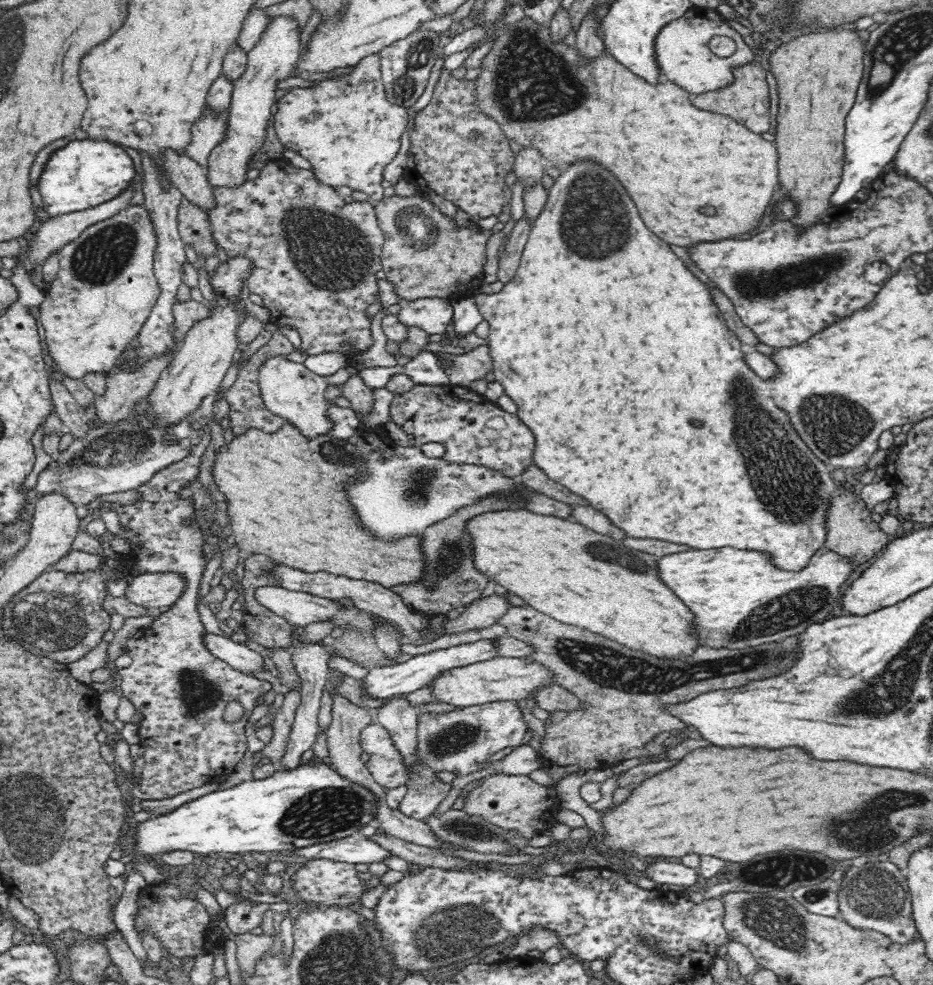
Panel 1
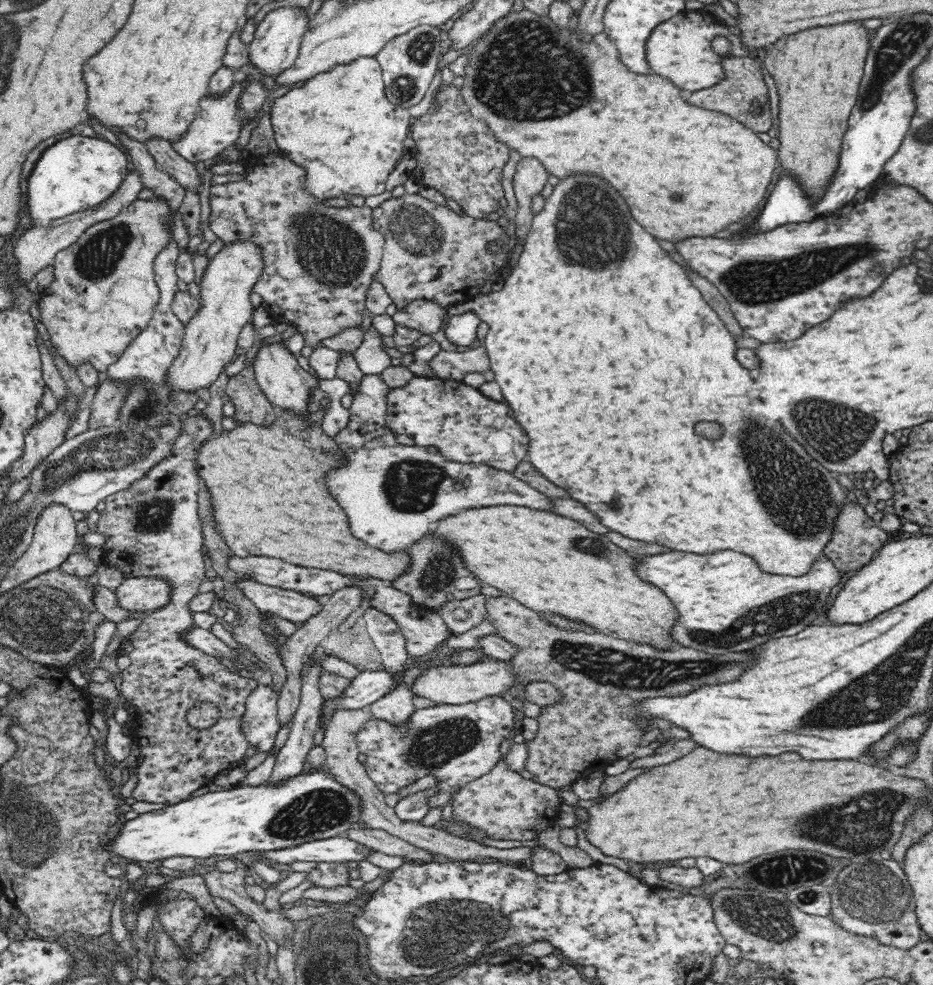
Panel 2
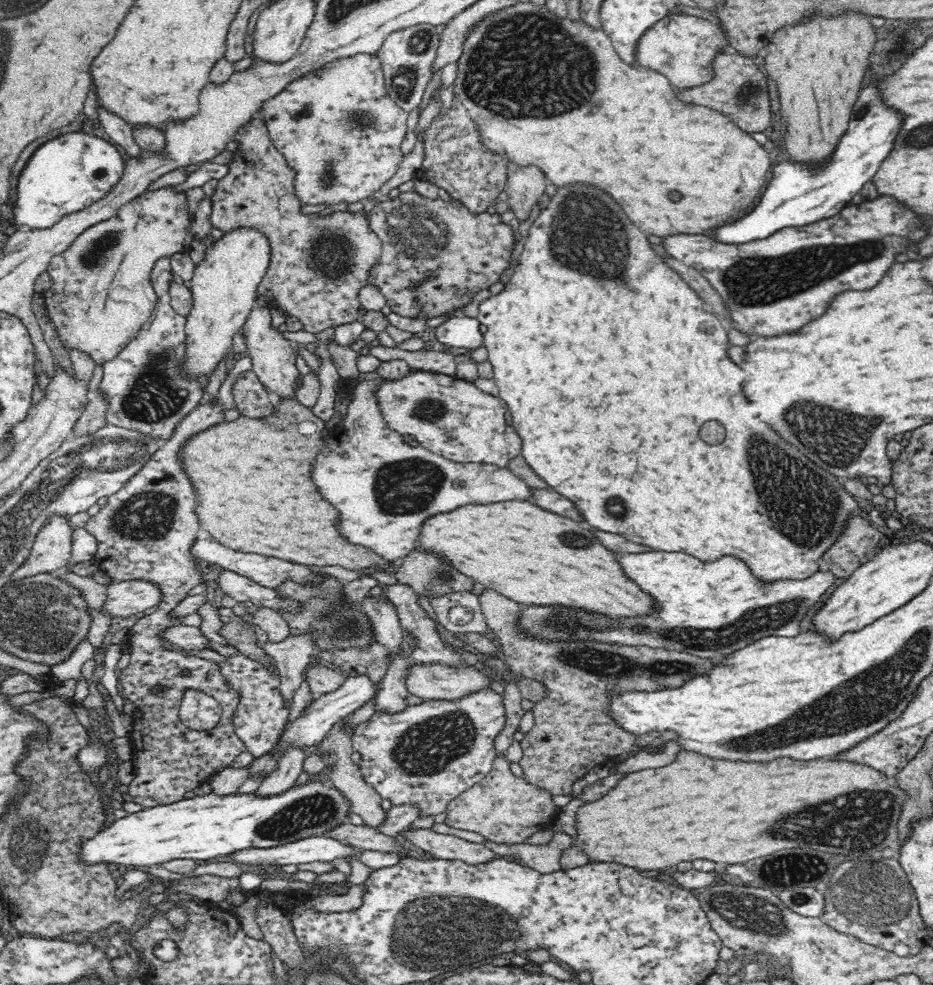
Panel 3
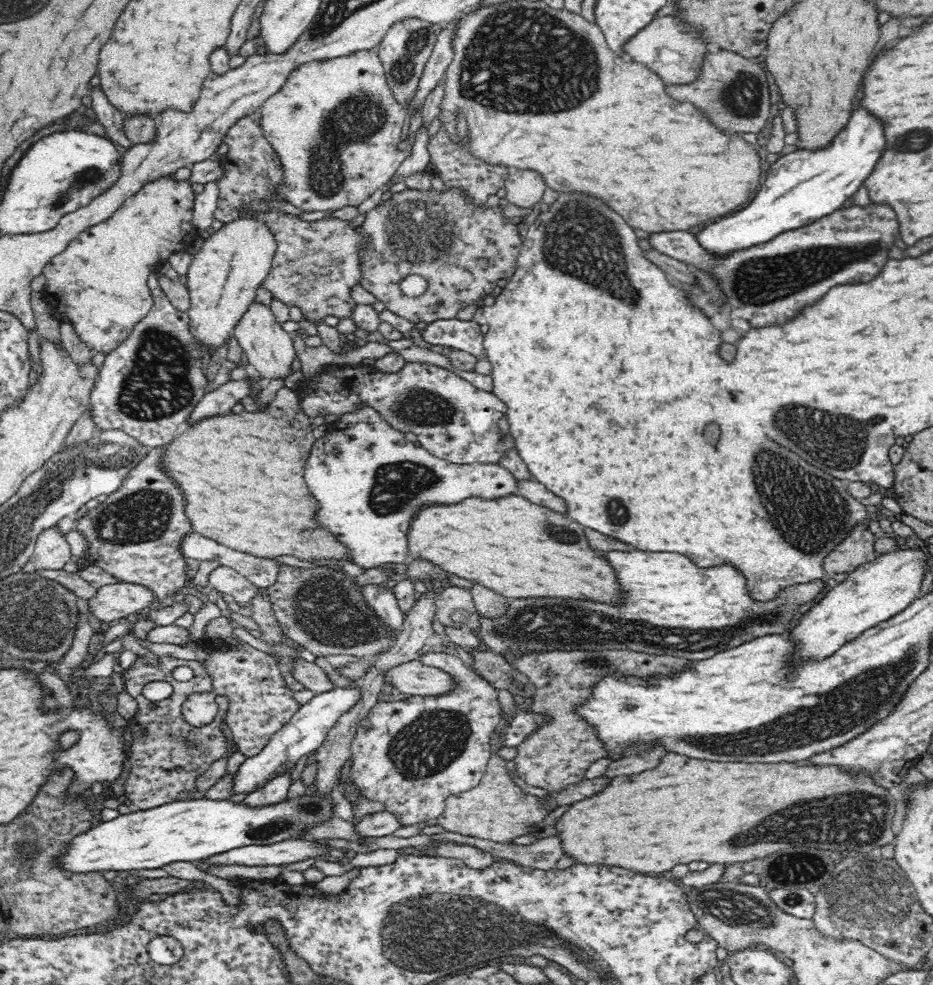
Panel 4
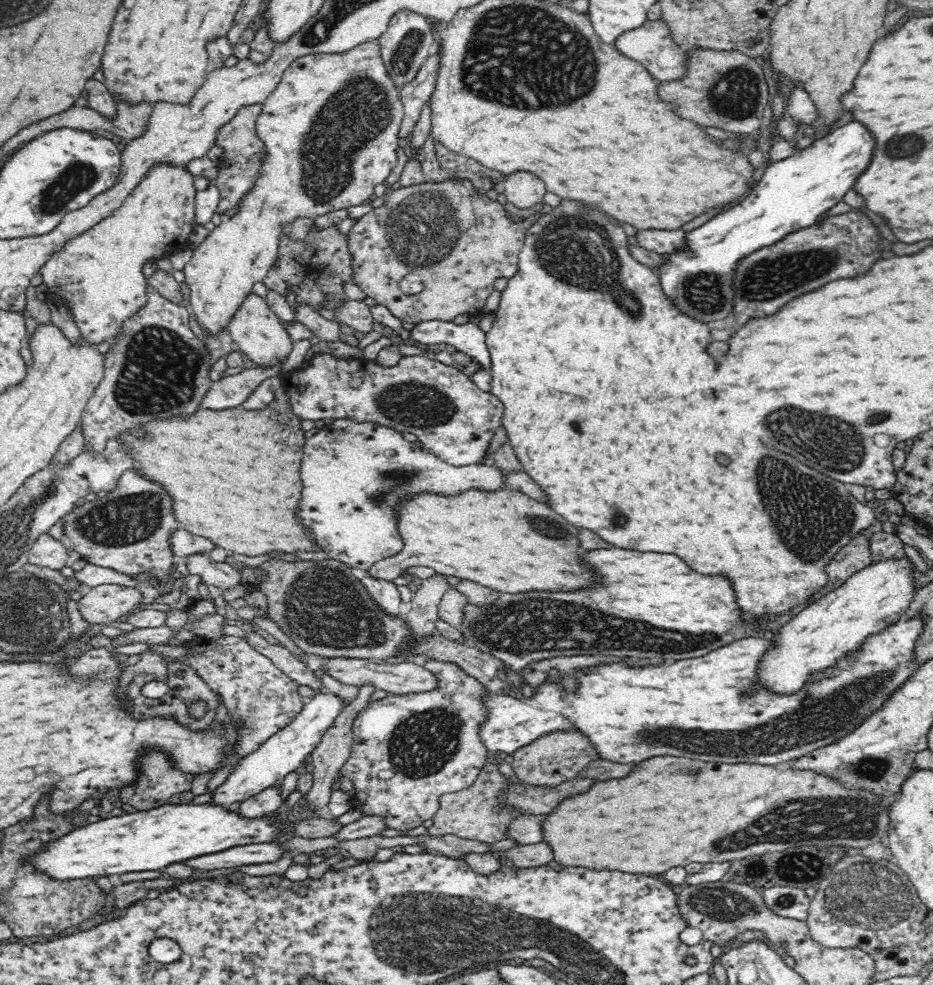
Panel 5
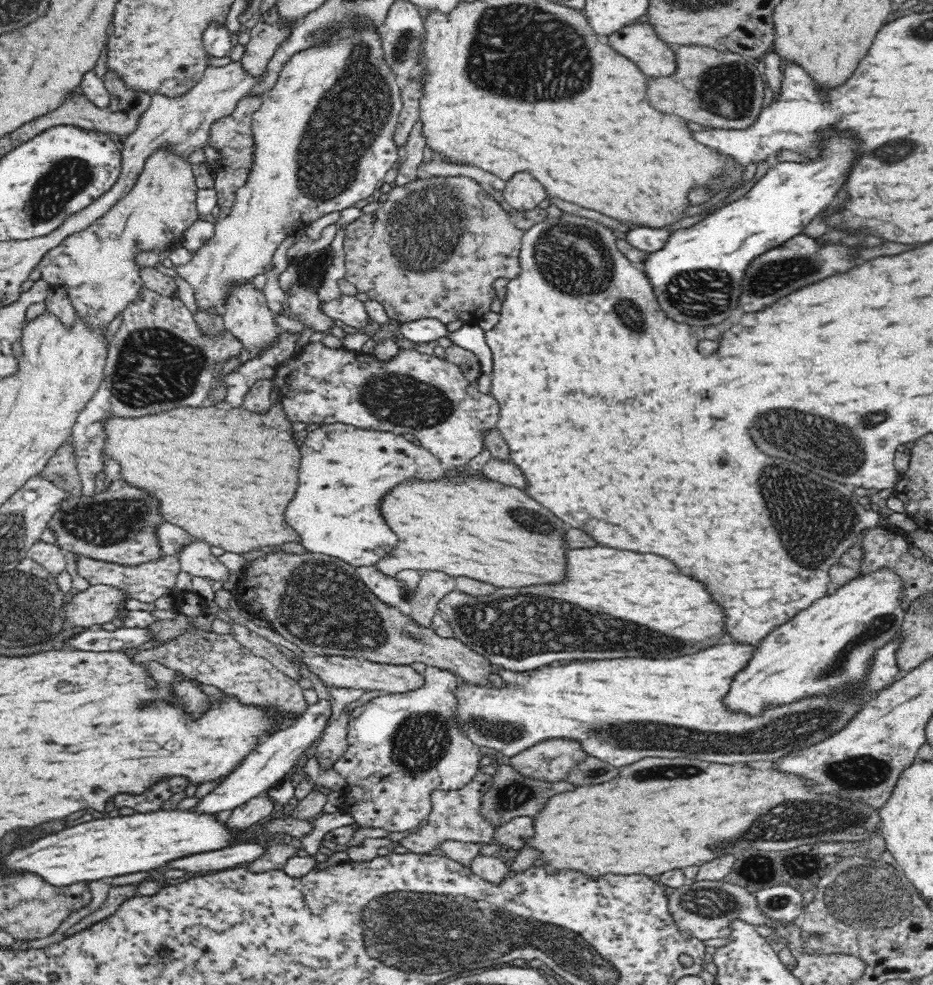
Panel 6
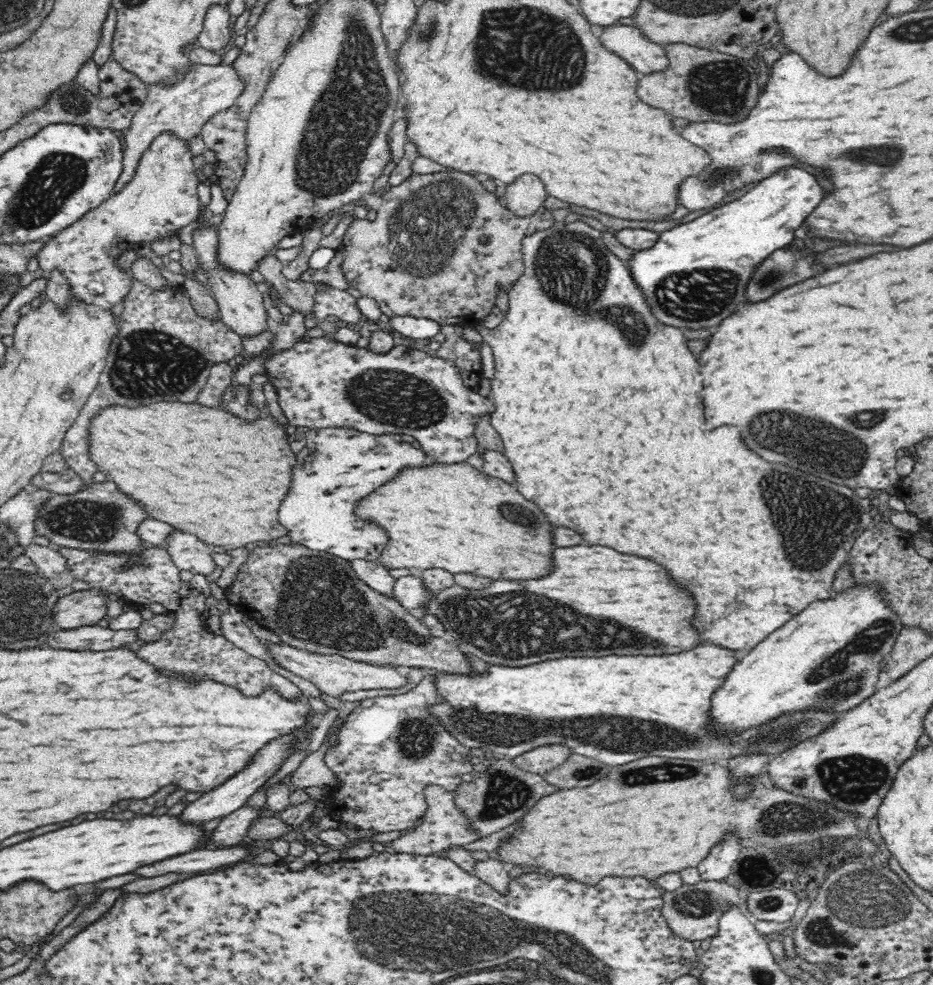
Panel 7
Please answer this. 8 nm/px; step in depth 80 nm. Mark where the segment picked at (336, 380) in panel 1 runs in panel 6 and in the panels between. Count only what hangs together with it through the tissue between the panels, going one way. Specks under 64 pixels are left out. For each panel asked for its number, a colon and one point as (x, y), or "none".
2: (283, 381)
3: (273, 357)
4: (269, 348)
5: (256, 330)
6: (245, 313)

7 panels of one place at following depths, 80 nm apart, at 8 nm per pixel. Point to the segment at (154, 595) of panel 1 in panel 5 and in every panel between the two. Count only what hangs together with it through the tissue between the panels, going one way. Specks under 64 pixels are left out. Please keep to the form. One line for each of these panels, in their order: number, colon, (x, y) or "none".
2: (138, 594)
3: (125, 598)
4: (110, 602)
5: (103, 604)

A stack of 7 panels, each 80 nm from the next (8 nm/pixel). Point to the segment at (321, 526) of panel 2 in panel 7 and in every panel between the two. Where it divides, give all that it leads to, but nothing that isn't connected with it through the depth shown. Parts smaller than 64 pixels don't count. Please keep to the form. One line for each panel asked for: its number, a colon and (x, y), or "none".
3: (254, 493)
4: (241, 474)
5: (233, 475)
6: (224, 476)
7: (201, 469)

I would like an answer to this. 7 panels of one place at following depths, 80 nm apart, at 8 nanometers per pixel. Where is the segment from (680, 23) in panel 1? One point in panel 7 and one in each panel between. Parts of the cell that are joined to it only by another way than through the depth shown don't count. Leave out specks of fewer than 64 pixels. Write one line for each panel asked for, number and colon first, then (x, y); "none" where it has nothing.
2: (680, 49)
3: (679, 47)
4: (673, 51)
5: (651, 44)
6: (638, 42)
7: (645, 57)

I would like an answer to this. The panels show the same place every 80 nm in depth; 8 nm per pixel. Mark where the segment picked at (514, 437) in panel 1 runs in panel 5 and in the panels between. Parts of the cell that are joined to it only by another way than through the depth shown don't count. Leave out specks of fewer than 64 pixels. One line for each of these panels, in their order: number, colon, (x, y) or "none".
2: (464, 425)
3: (451, 417)
4: (452, 419)
5: (453, 419)

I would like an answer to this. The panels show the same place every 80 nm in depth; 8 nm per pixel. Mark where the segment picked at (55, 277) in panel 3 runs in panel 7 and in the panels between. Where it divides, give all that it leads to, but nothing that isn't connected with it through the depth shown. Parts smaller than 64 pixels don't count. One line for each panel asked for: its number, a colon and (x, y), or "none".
4: (99, 284)
5: (98, 274)
6: (95, 265)
7: (161, 197)

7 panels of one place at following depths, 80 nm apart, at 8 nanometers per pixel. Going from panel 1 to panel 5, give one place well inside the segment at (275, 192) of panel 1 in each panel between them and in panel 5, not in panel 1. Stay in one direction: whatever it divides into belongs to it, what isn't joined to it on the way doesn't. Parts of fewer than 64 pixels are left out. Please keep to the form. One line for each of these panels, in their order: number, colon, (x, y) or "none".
2: (319, 261)
3: (317, 266)
4: (315, 264)
5: (306, 267)

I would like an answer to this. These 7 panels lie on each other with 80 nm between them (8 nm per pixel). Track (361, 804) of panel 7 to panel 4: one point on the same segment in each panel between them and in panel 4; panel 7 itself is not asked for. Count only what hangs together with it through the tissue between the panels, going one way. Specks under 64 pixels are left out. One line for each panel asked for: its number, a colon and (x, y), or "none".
4: (410, 755)
5: (407, 749)
6: (400, 746)

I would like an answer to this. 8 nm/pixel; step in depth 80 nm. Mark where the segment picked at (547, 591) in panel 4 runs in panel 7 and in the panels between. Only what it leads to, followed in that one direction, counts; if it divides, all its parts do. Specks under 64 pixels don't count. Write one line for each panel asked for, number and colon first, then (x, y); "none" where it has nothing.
5: (497, 539)
6: (464, 524)
7: (451, 516)

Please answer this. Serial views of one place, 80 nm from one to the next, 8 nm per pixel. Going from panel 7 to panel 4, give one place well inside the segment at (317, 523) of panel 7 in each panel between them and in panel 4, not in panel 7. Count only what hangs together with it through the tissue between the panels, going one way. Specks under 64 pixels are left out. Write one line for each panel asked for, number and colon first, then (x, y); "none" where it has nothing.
4: (369, 481)
5: (353, 477)
6: (344, 472)

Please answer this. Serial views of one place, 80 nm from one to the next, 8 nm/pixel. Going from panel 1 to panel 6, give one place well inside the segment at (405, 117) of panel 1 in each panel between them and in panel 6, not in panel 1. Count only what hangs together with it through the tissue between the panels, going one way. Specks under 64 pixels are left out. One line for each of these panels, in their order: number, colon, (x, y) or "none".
2: (340, 127)
3: (338, 129)
4: (335, 126)
5: (330, 128)
6: (323, 134)

